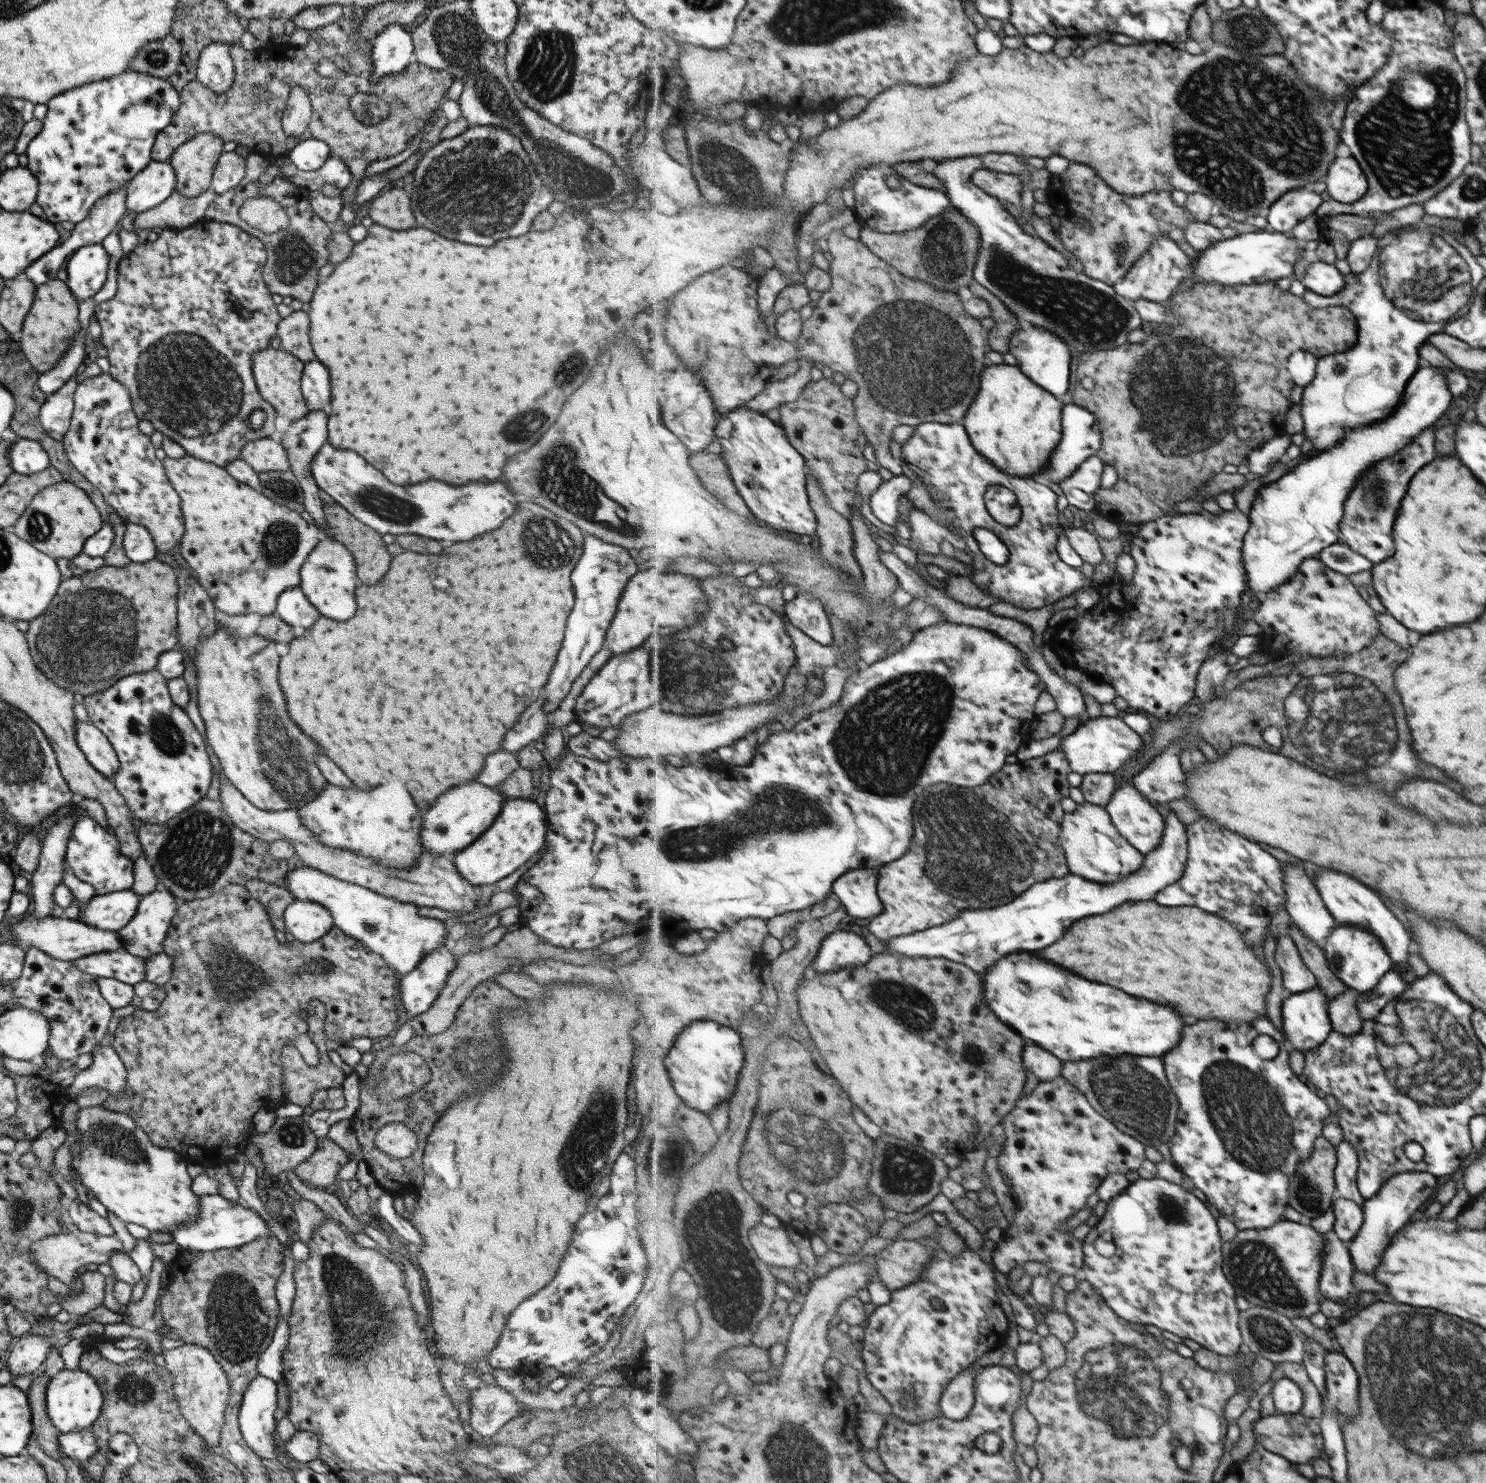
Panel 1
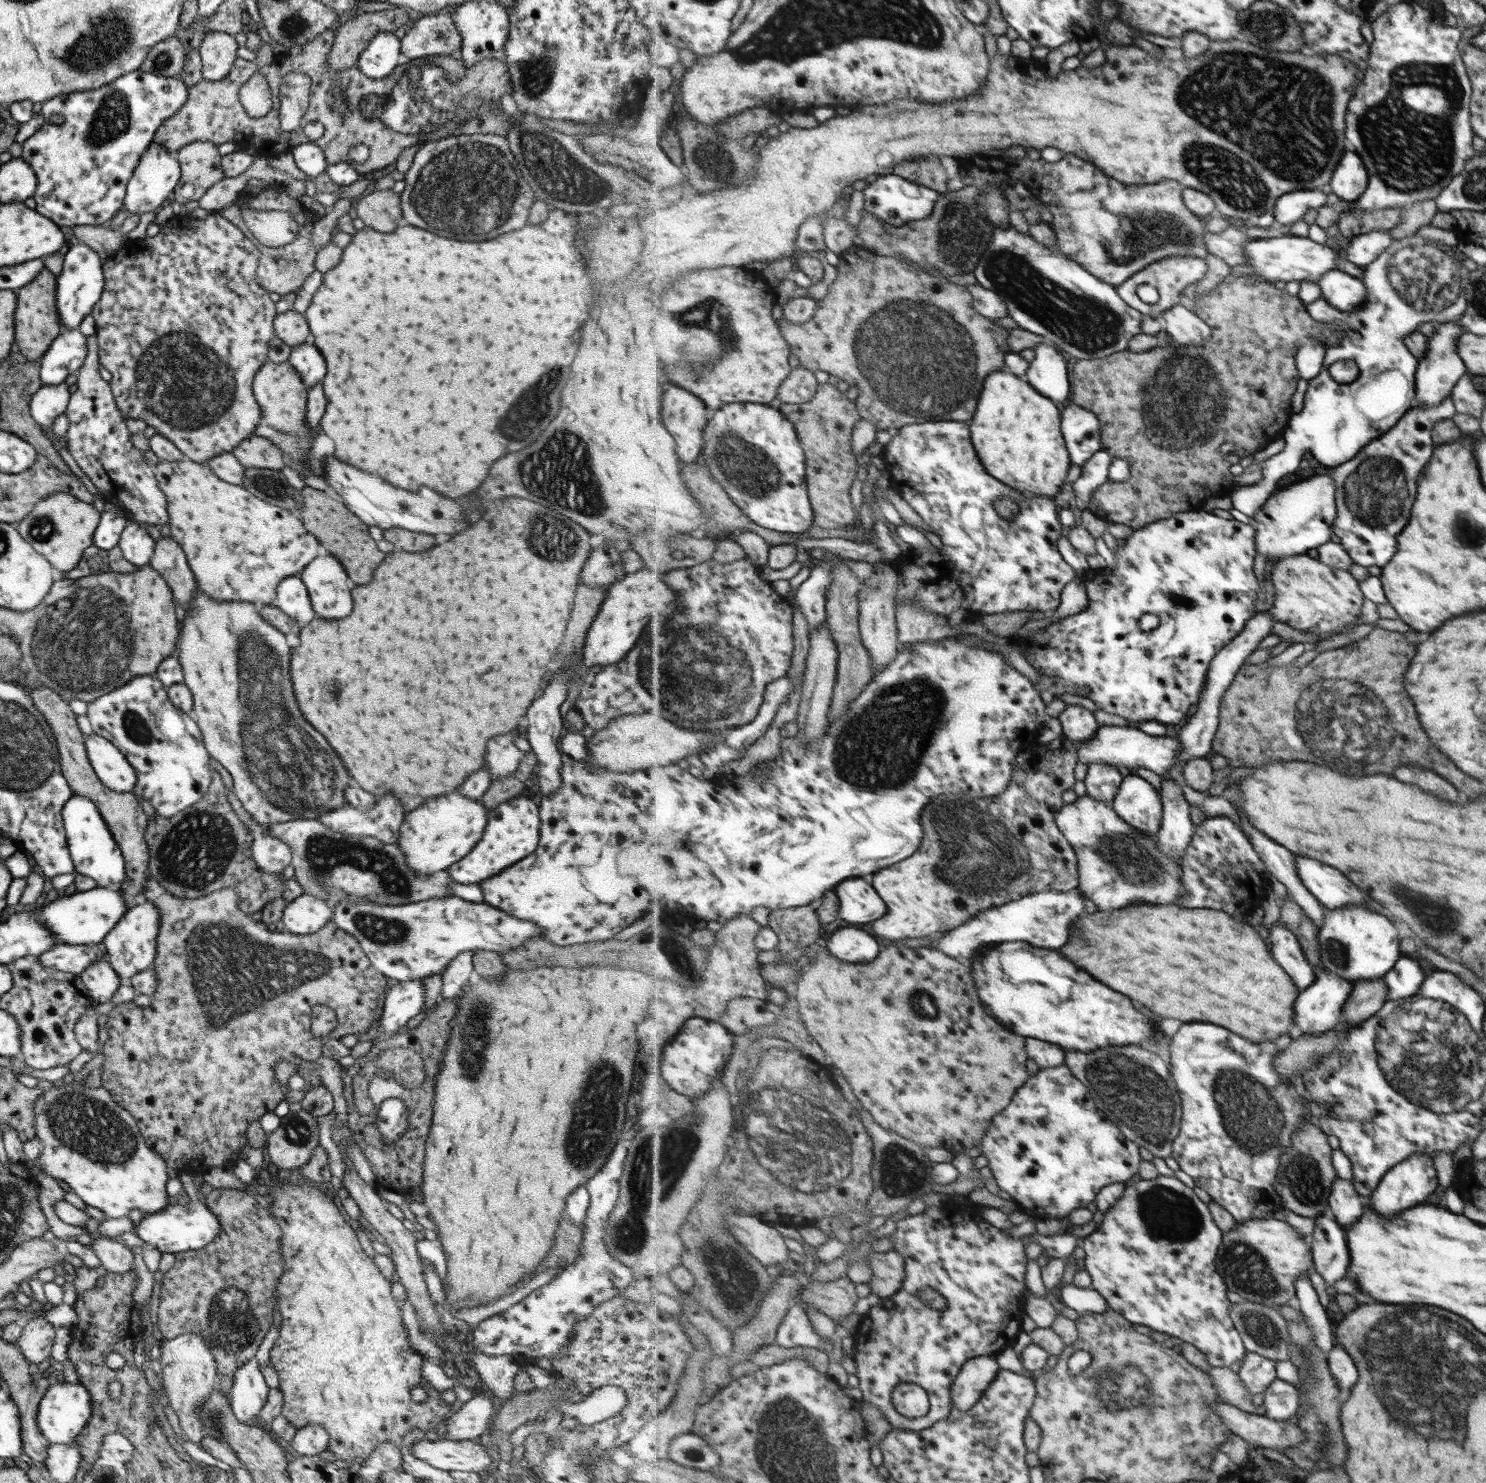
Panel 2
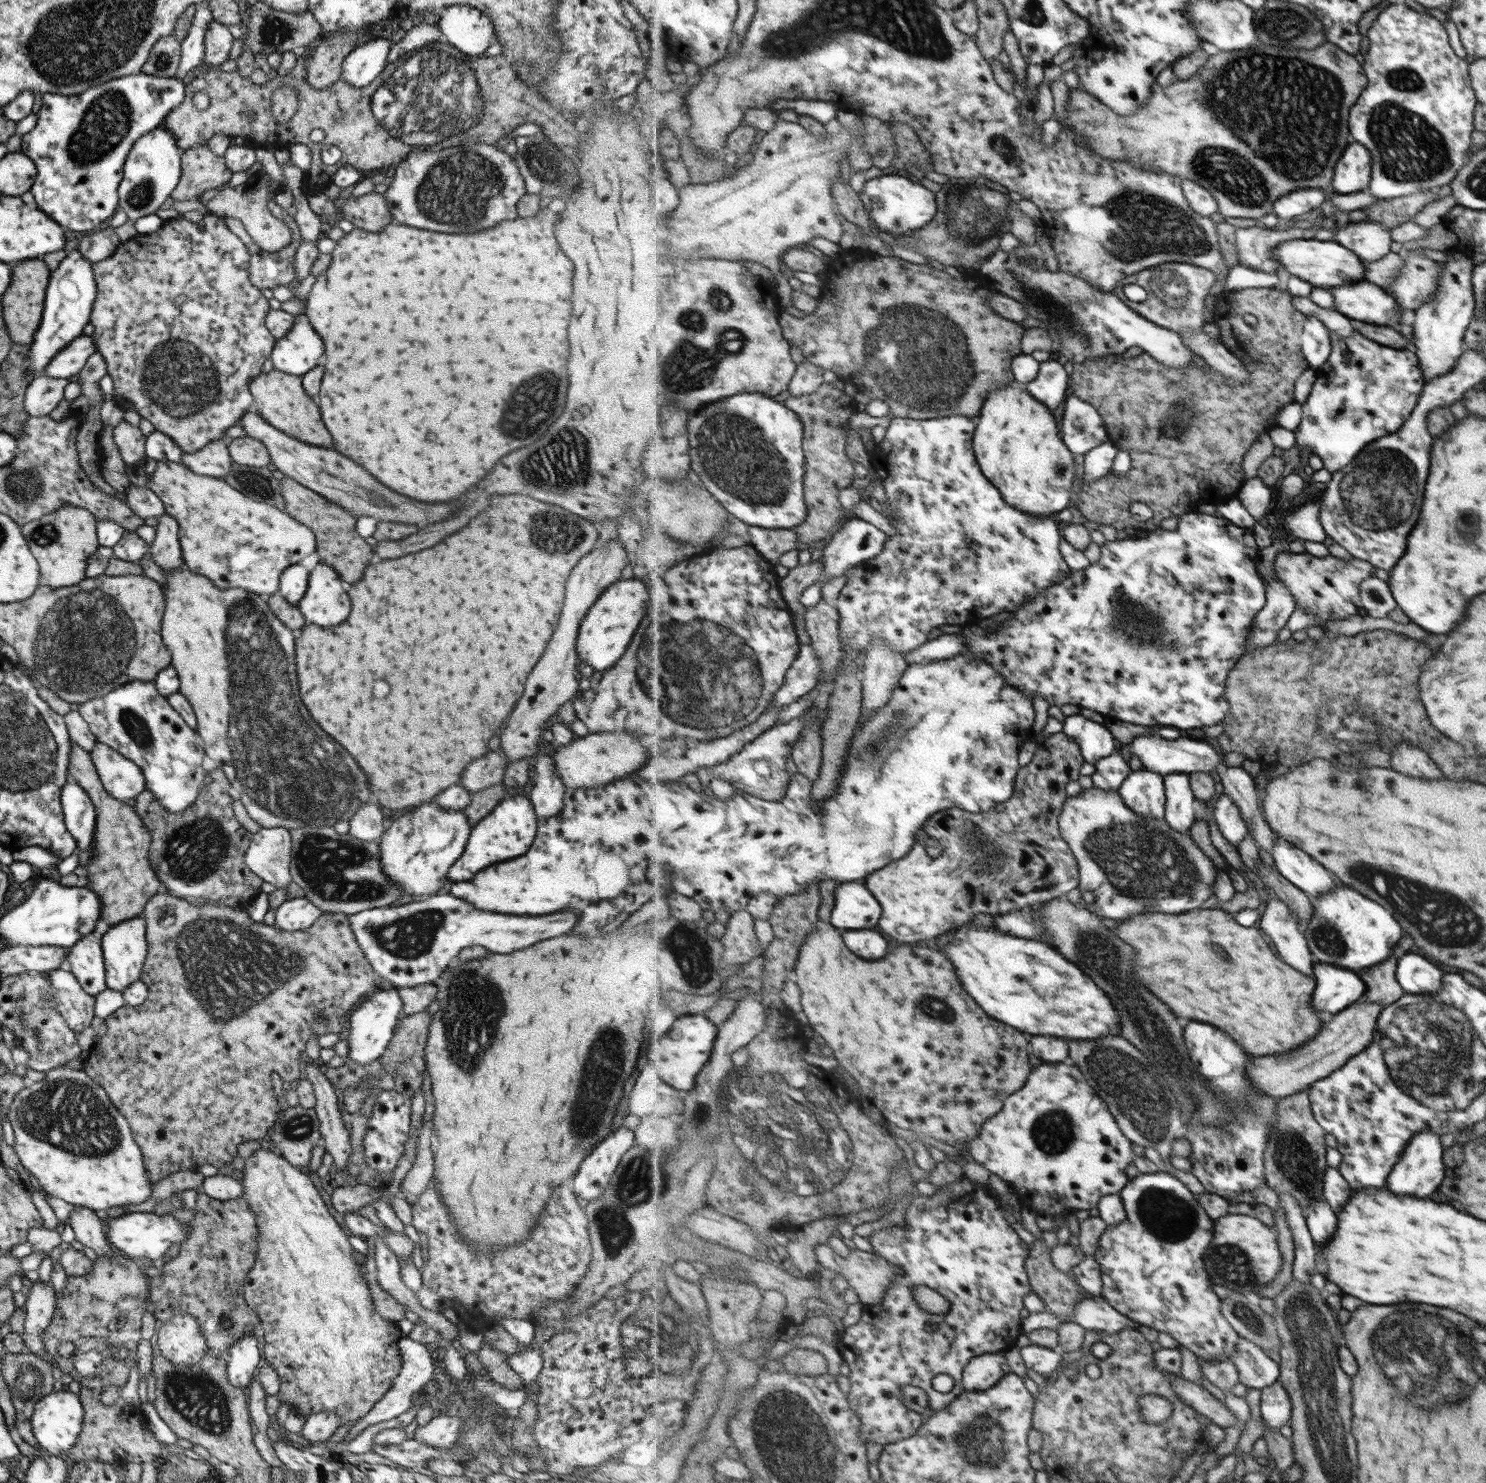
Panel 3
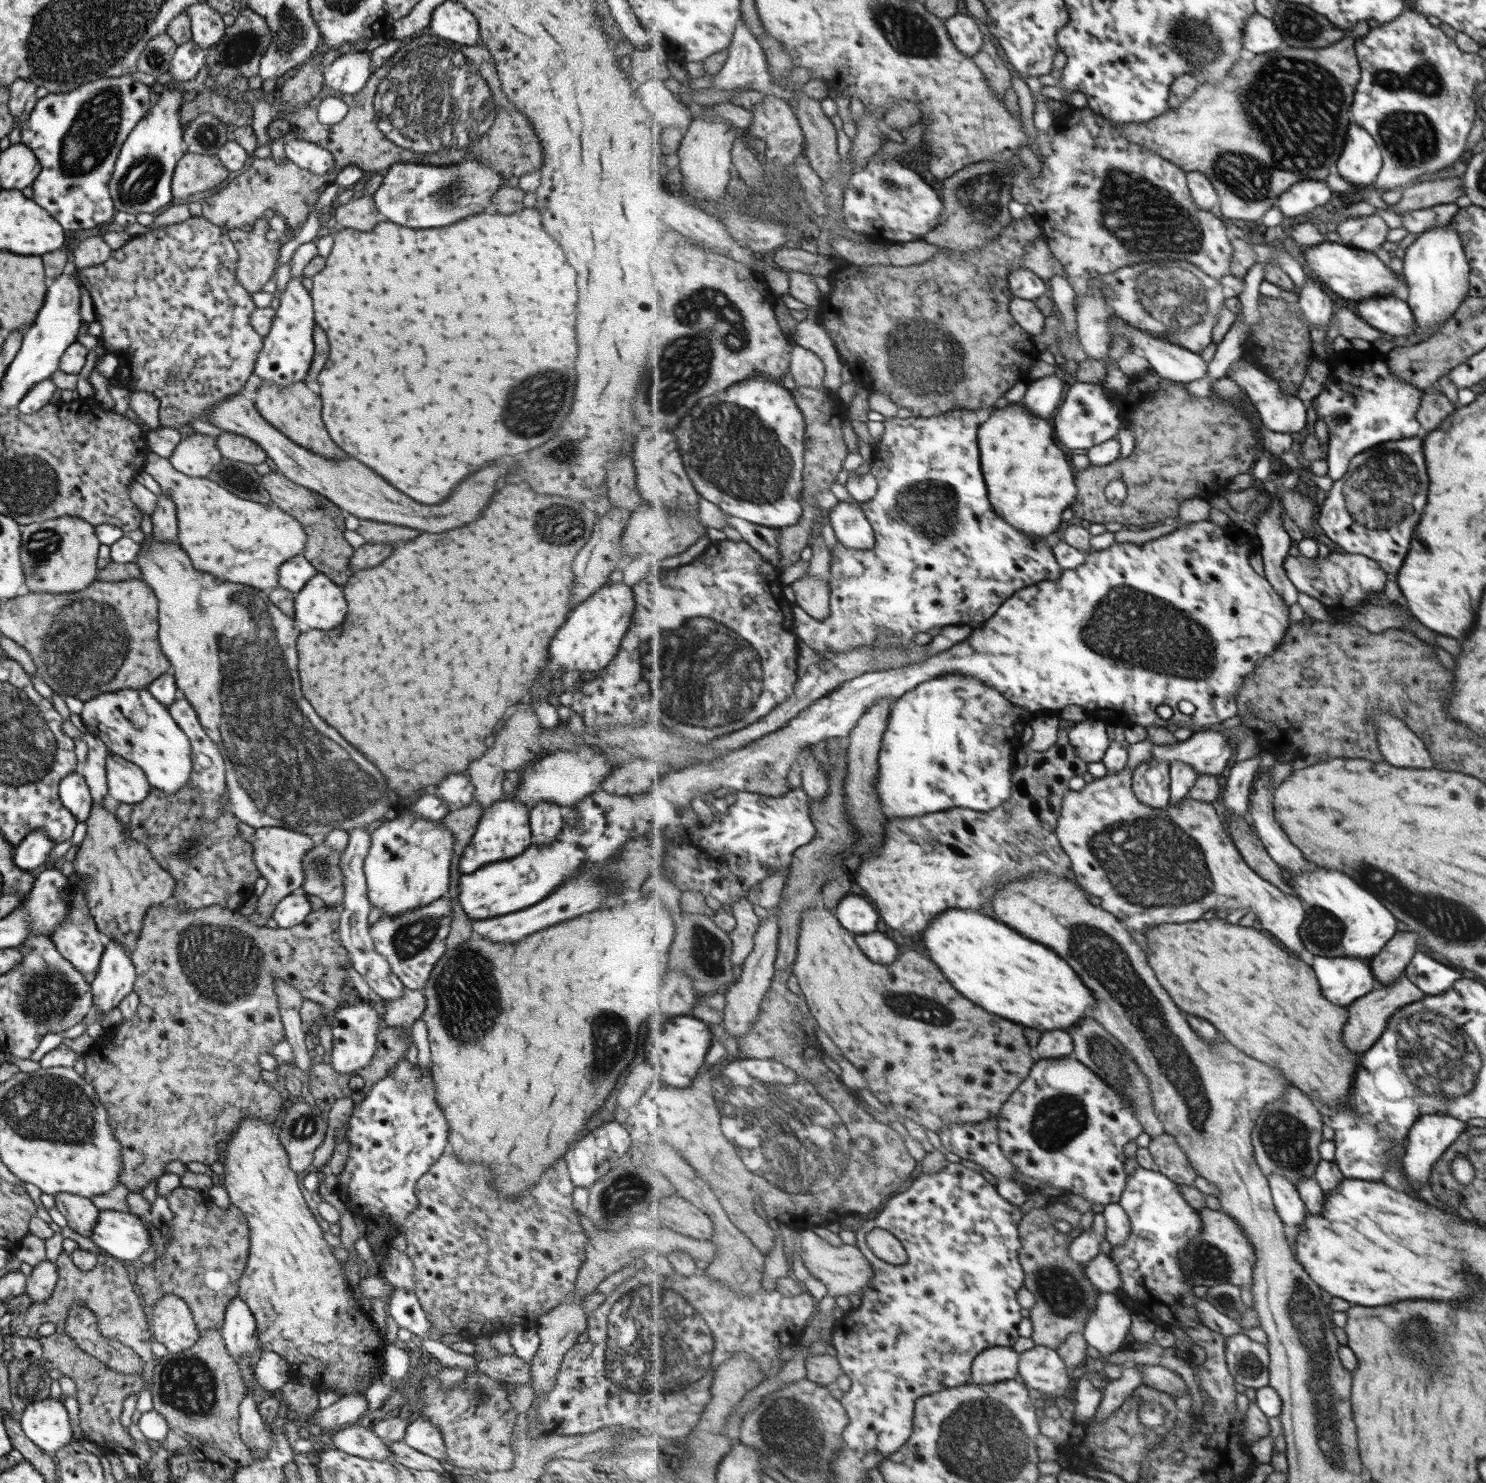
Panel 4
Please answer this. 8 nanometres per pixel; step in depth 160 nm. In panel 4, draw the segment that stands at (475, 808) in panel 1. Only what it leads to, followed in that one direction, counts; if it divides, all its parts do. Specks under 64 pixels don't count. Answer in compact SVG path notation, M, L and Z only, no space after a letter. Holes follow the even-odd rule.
M396 813L371 833L371 845L363 862L367 883L367 895L374 908L382 910L381 917L402 916L417 908L426 906L448 893L453 855L452 833L440 822L416 819L414 815Z

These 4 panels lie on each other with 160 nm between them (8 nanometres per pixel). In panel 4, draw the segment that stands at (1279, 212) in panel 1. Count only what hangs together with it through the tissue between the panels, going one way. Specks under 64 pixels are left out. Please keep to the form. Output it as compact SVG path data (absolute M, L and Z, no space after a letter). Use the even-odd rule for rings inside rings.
M1306 180L1296 184L1296 188L1290 188L1282 198L1279 206L1284 216L1302 216L1312 212L1316 206L1322 206L1329 202L1332 191L1324 182Z

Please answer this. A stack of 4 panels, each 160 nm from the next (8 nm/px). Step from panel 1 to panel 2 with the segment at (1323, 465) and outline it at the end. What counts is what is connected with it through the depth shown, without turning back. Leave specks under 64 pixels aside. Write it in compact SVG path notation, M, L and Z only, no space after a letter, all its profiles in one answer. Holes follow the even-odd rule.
M1459 320L1444 323L1435 323L1436 332L1428 338L1428 353L1420 359L1418 374L1416 375L1417 398L1414 408L1430 408L1442 404L1450 390L1455 388L1464 375L1468 374L1468 368L1463 358L1456 352L1456 339L1464 334ZM1325 467L1325 469L1324 473L1302 479L1296 484L1280 487L1268 501L1267 506L1254 516L1259 532L1258 554L1278 562L1290 556L1308 555L1309 550L1318 549L1330 541L1338 514L1338 502L1335 500L1336 487L1331 474L1335 468Z

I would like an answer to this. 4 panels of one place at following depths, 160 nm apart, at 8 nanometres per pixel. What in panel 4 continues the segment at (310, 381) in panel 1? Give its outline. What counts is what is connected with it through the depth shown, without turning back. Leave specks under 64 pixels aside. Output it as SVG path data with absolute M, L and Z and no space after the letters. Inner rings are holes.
M300 274L300 279L291 279L284 290L284 294L280 296L280 306L275 310L275 315L272 319L272 328L267 335L263 336L262 348L259 355L256 356L256 364L253 368L253 373L265 382L273 382L288 386L295 382L304 382L310 364L312 364L312 356L314 356L314 342L312 342L312 328L314 328L314 312L312 312L312 298L310 292L305 290L302 285L304 279L303 274Z

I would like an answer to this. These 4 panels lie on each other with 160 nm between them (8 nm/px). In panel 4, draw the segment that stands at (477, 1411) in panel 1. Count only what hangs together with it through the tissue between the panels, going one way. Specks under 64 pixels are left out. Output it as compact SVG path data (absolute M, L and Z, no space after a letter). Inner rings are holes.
M409 1418L404 1441L422 1454L438 1460L445 1460L443 1436L437 1426L434 1426L429 1420Z

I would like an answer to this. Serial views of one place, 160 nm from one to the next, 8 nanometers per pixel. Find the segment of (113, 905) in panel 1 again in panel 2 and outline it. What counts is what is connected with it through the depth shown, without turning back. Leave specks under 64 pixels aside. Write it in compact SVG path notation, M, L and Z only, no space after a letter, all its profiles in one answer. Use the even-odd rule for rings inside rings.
M95 887L86 892L74 891L71 895L59 893L57 899L36 907L33 910L50 932L61 942L69 945L102 944L102 939L114 928L114 925L129 909L119 891L110 888Z

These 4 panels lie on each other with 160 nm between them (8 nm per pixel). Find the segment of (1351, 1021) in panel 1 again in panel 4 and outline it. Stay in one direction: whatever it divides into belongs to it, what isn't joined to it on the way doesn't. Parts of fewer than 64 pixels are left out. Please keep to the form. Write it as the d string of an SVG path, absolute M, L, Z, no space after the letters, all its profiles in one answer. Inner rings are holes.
M1397 931L1383 950L1370 960L1375 979L1387 985L1404 974L1407 964L1418 951L1419 939L1416 931Z

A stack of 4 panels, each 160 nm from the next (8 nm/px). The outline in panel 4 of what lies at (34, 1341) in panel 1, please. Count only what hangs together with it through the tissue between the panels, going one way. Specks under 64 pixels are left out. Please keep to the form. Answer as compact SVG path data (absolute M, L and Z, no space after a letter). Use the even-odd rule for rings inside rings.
M46 1260L33 1268L32 1274L27 1276L25 1293L34 1304L42 1304L52 1296L57 1286L59 1280L57 1266L56 1263L52 1264Z

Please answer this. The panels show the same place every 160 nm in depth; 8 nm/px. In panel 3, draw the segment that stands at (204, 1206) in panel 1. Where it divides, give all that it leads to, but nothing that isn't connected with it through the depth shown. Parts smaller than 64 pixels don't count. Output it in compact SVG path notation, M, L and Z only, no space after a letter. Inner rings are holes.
M153 1212L124 1213L117 1218L109 1218L107 1221L110 1228L105 1236L110 1246L125 1257L137 1261L143 1258L152 1261L162 1259L172 1245L182 1246L190 1234L190 1224L179 1223L172 1216L172 1212L163 1216Z

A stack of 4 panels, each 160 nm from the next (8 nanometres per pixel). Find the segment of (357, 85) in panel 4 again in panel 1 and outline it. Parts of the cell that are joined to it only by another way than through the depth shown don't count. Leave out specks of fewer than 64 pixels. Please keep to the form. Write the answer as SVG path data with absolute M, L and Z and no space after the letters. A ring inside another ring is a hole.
M403 25L387 26L375 36L372 43L371 58L377 76L403 72L411 63L417 62L412 37Z

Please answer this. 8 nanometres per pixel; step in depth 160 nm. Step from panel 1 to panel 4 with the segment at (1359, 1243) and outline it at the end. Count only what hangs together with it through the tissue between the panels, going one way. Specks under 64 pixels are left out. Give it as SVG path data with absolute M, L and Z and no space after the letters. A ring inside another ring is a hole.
M1424 1115L1419 1116L1418 1122L1411 1127L1407 1135L1405 1148L1408 1148L1408 1156L1404 1156L1404 1168L1408 1170L1408 1180L1412 1180L1414 1188L1428 1186L1430 1168L1438 1160L1444 1151L1465 1131L1466 1122L1454 1115Z

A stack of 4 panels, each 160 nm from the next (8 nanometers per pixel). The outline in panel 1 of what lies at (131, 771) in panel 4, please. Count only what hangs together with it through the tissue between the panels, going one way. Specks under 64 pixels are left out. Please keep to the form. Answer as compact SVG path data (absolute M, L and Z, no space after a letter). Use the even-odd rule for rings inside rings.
M91 722L75 723L77 744L88 763L106 779L112 780L118 773L120 762L108 737Z

